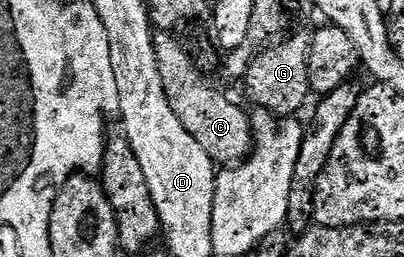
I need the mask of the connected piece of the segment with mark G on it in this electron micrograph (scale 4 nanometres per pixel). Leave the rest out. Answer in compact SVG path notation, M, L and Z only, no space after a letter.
M288 35L274 46L264 48L249 66L245 77L247 96L255 103L254 107L265 112L272 112L274 116L280 118L291 118L299 114L295 112L301 111L307 96L312 95L309 82L311 41L306 35L304 37L295 35Z

